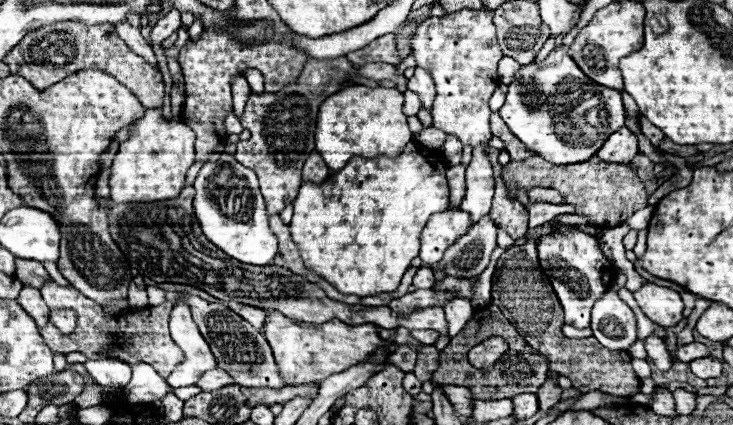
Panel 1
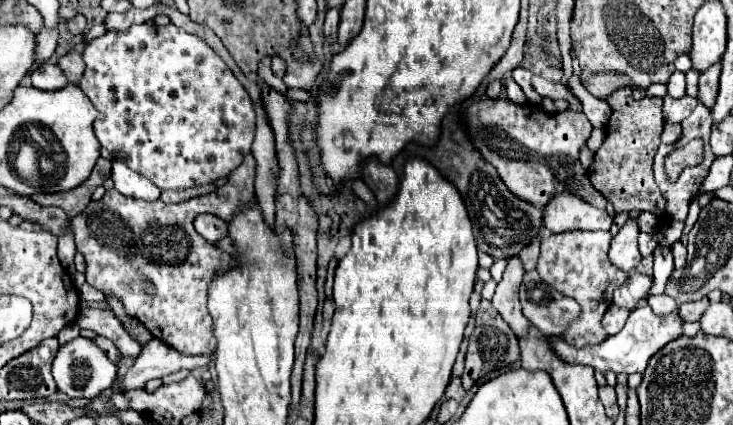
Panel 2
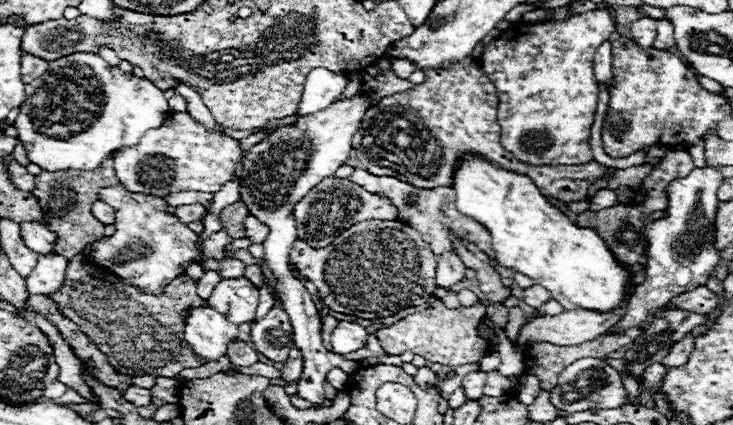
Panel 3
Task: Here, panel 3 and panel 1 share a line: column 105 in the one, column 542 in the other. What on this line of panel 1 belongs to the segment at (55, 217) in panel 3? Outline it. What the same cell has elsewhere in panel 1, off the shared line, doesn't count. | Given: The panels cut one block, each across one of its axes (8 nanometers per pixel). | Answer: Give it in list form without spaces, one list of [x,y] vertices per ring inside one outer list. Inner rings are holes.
[[[532,156],[528,160],[510,160],[502,168],[502,178],[510,198],[516,198],[520,188],[524,192],[536,186],[558,190],[564,198],[564,204],[574,206],[574,214],[586,216],[600,228],[614,228],[626,222],[636,210],[644,208],[648,200],[644,184],[628,164],[604,162],[598,156],[592,156],[588,162],[576,166],[546,166],[540,156]]]

